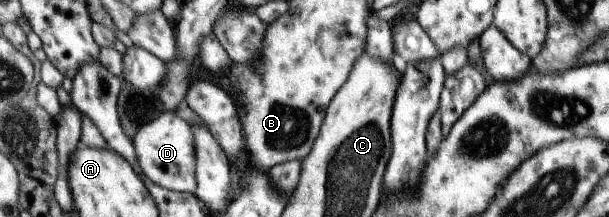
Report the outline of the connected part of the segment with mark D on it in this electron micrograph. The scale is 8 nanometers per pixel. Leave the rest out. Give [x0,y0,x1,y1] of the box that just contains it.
[132,111,194,193]

